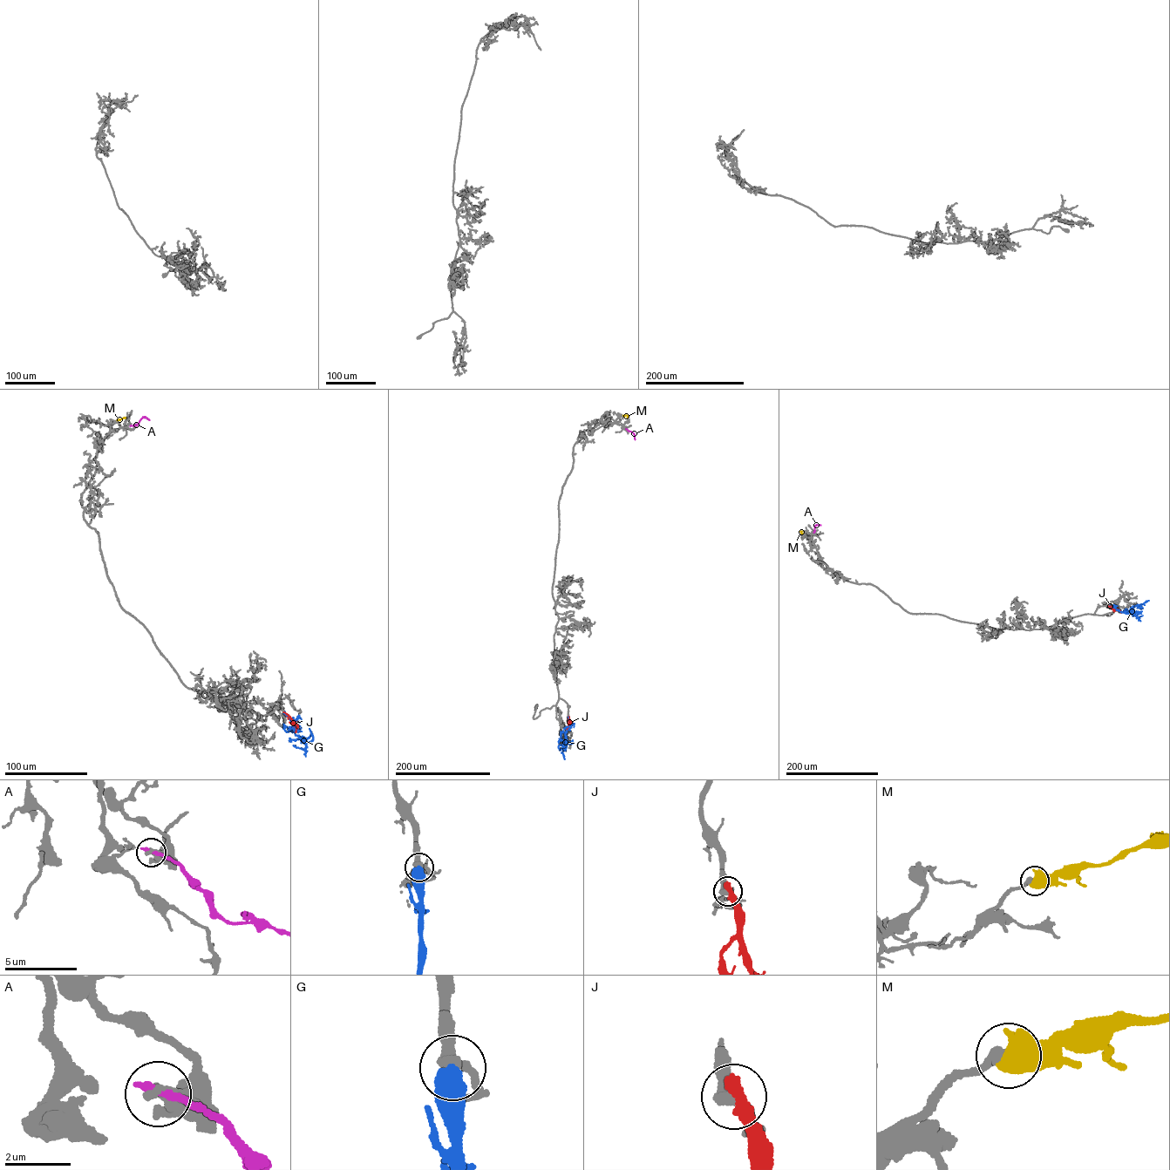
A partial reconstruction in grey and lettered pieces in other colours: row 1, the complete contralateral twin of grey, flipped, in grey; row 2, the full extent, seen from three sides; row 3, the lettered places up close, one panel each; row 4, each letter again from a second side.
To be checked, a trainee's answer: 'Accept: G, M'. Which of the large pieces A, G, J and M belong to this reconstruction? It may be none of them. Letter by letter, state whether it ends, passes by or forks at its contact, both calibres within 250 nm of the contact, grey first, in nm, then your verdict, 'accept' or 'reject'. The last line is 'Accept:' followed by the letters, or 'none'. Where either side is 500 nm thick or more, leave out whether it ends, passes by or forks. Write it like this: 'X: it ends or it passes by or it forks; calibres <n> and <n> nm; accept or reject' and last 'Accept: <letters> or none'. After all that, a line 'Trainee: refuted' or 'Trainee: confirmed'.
A: it ends; calibres 360 and 320 nm; reject
G: calibres 380 and 500 nm; accept
J: it ends; calibres 400 and 400 nm; reject
M: calibres 340 and 800 nm; accept
Accept: G, M
Trainee: confirmed

